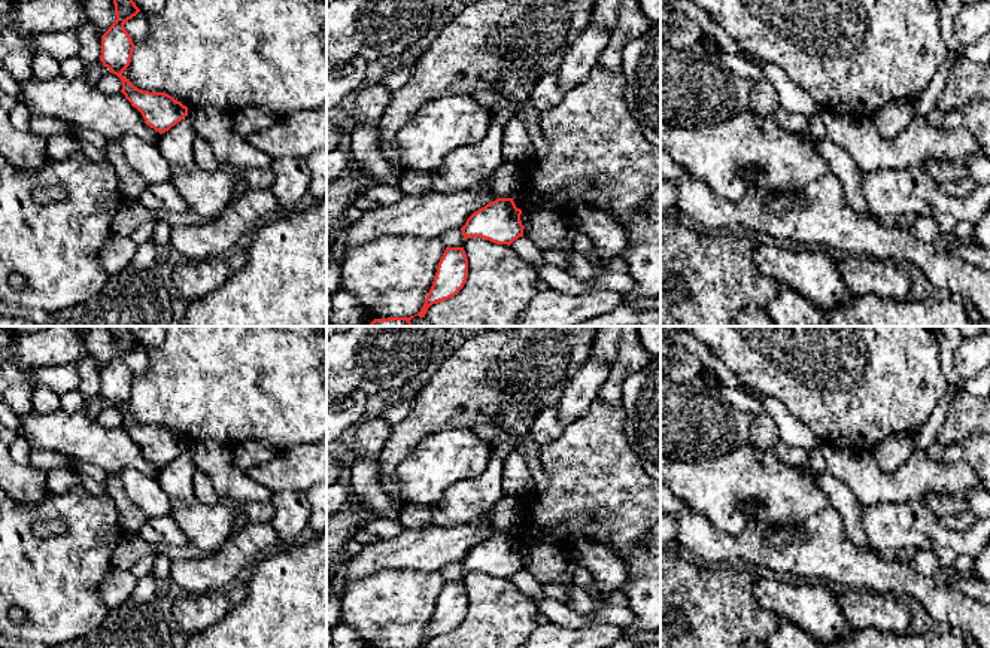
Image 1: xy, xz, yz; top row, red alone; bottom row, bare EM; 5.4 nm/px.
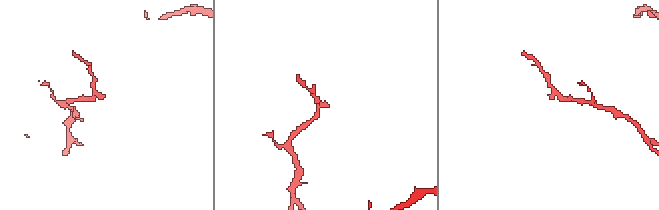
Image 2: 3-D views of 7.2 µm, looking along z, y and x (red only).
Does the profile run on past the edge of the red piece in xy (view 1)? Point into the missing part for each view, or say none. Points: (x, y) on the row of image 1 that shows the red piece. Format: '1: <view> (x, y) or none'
1: none

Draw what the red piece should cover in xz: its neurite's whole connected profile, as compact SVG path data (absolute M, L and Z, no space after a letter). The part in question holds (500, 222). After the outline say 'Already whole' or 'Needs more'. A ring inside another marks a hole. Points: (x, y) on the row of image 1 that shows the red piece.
M498 198L474 212L461 228L464 238L482 237L496 244L510 246L523 237L522 210L513 198Z. Already whole

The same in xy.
M113 0L113 4L116 19L101 36L100 61L121 79L121 92L142 113L145 124L163 134L188 116L188 107L165 92L142 91L122 76L134 51L133 39L124 24L140 9L133 0Z. Already whole

